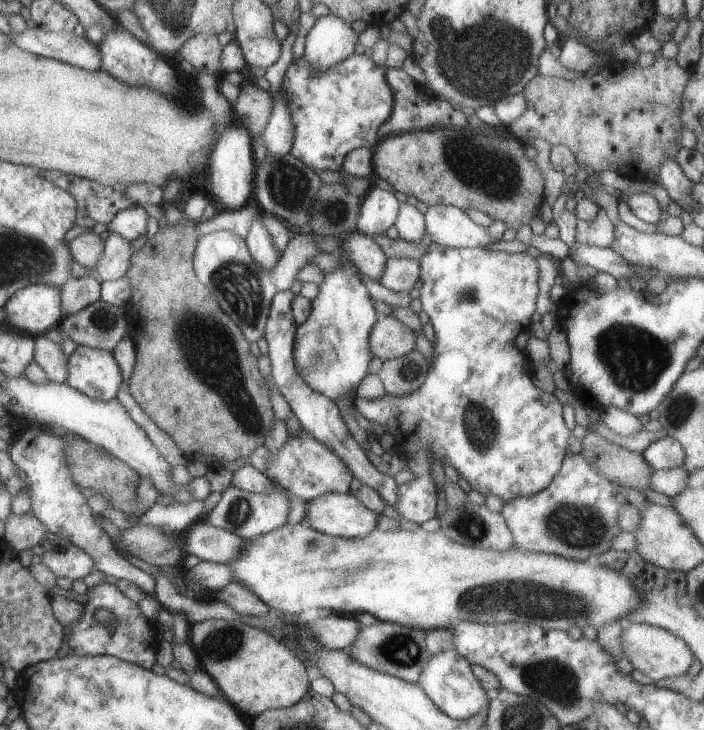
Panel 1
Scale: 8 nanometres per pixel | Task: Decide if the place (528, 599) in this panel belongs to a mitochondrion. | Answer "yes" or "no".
yes

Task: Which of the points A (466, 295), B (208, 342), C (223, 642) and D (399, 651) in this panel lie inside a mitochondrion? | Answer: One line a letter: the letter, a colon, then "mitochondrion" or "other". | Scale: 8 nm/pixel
A: mitochondrion
B: mitochondrion
C: mitochondrion
D: mitochondrion

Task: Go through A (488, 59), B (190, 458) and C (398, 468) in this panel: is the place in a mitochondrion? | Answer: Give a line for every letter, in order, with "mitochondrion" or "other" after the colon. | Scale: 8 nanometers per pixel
A: mitochondrion
B: other
C: other

